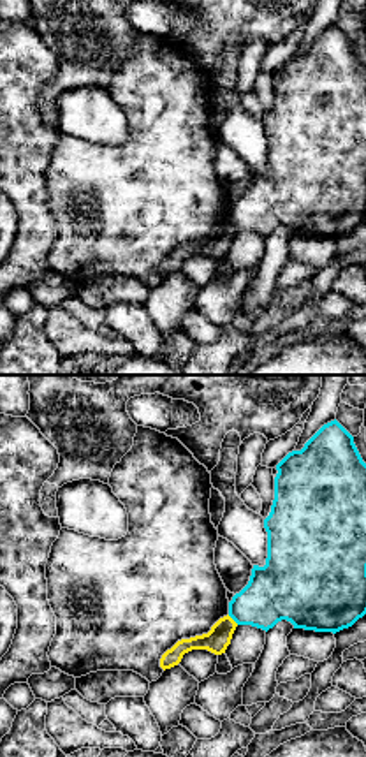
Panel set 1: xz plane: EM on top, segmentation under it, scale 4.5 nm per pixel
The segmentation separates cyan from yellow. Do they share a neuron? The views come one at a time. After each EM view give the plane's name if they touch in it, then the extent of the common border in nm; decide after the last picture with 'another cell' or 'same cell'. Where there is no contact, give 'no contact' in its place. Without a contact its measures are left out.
contact in xz; length 70 nm

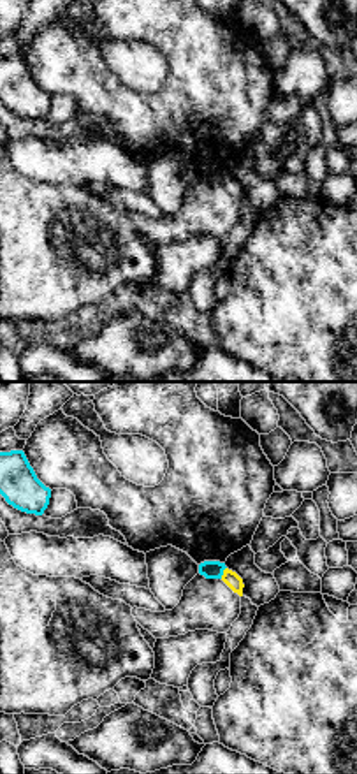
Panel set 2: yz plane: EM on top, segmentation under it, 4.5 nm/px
contact in yz; length 60 nm

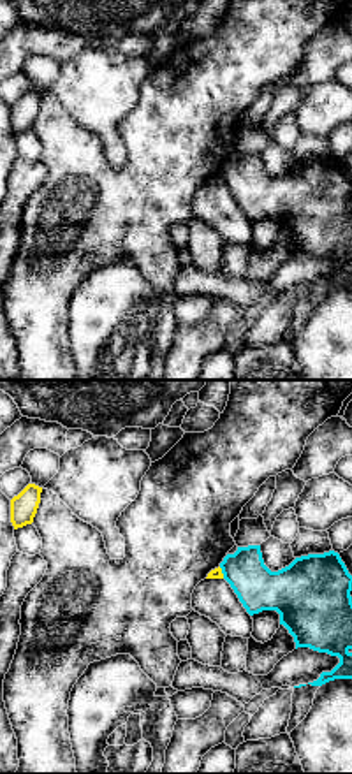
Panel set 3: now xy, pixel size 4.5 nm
contact in xy; length 60 nm

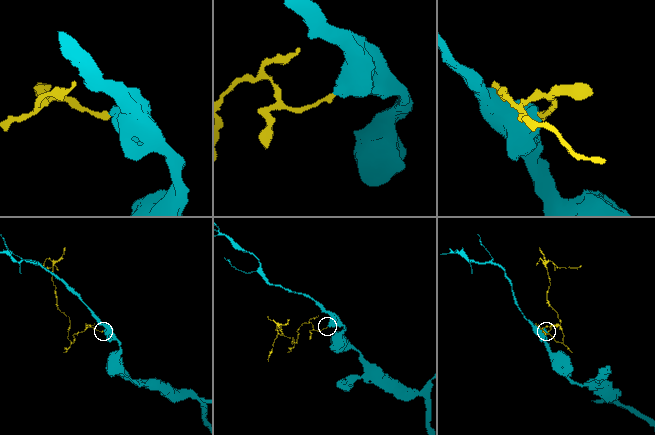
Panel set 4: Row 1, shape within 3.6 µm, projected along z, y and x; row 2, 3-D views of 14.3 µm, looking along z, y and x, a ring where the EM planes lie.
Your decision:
another cell

